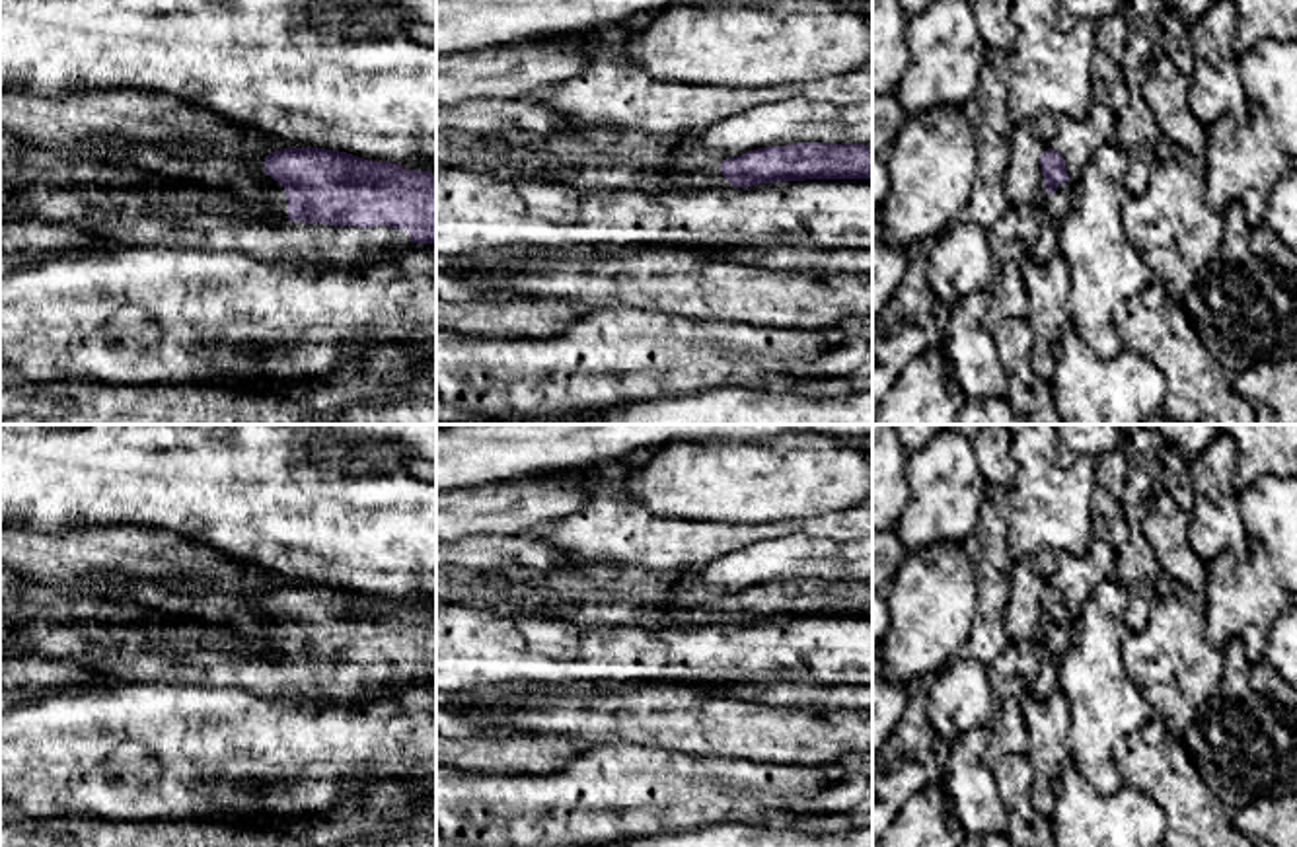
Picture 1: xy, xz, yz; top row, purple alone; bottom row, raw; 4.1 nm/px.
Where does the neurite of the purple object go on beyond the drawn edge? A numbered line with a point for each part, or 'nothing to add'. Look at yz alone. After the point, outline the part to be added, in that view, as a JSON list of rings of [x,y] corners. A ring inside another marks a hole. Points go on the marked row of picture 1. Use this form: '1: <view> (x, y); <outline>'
1: yz (1056, 205); [[[1065,181],[1059,183],[1057,191],[1054,195],[1048,193],[1048,189],[1044,187],[1044,195],[1046,195],[1046,212],[1050,214],[1050,218],[1057,224],[1069,210],[1071,204],[1071,189],[1073,189],[1073,181]]]

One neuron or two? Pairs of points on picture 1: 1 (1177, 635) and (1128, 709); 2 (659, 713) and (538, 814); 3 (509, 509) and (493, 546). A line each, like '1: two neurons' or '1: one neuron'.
1: two neurons
2: two neurons
3: two neurons

